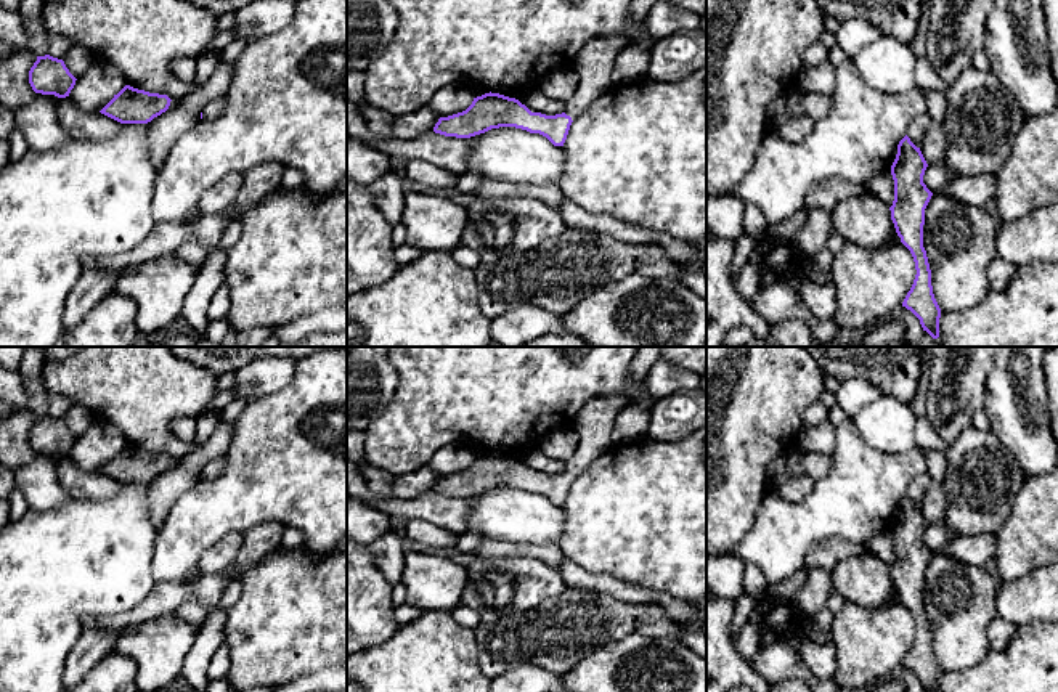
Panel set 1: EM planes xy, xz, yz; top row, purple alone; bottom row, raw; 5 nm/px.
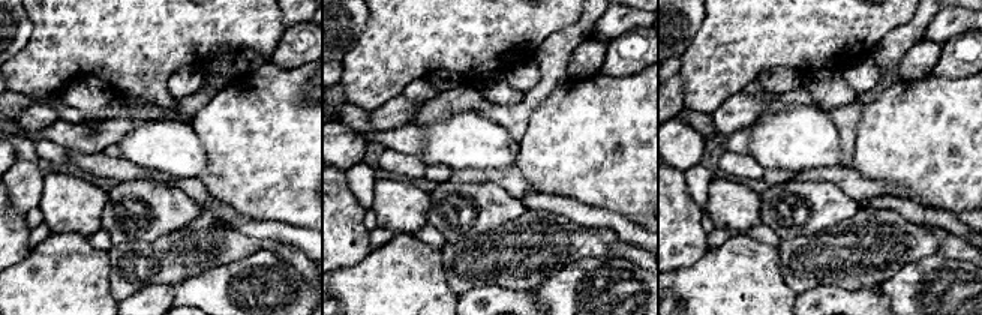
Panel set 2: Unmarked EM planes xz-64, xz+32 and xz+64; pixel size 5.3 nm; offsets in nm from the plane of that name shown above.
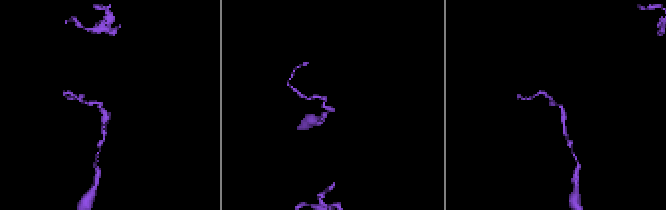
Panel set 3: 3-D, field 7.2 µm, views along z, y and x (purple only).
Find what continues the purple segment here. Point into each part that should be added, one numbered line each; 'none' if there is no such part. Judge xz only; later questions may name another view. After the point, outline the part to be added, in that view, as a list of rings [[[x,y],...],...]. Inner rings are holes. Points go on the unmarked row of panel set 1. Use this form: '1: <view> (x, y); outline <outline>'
1: xz (593, 424); outline [[[613,393],[594,398],[581,408],[573,424],[580,445],[565,466],[565,474],[572,480],[613,445],[612,427],[626,405],[625,393]]]

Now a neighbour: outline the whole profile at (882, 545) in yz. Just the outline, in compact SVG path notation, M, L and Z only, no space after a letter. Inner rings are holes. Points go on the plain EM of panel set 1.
M885 530L873 535L864 544L870 554L880 557L888 567L893 565L894 539L893 539L891 530Z

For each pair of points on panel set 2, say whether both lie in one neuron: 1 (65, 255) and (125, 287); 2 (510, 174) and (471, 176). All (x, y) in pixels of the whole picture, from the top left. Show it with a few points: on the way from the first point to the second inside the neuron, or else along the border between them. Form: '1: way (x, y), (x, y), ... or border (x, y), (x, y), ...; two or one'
1: border (107, 252), (110, 291), (116, 299); two
2: way (501, 176), (480, 176); one

